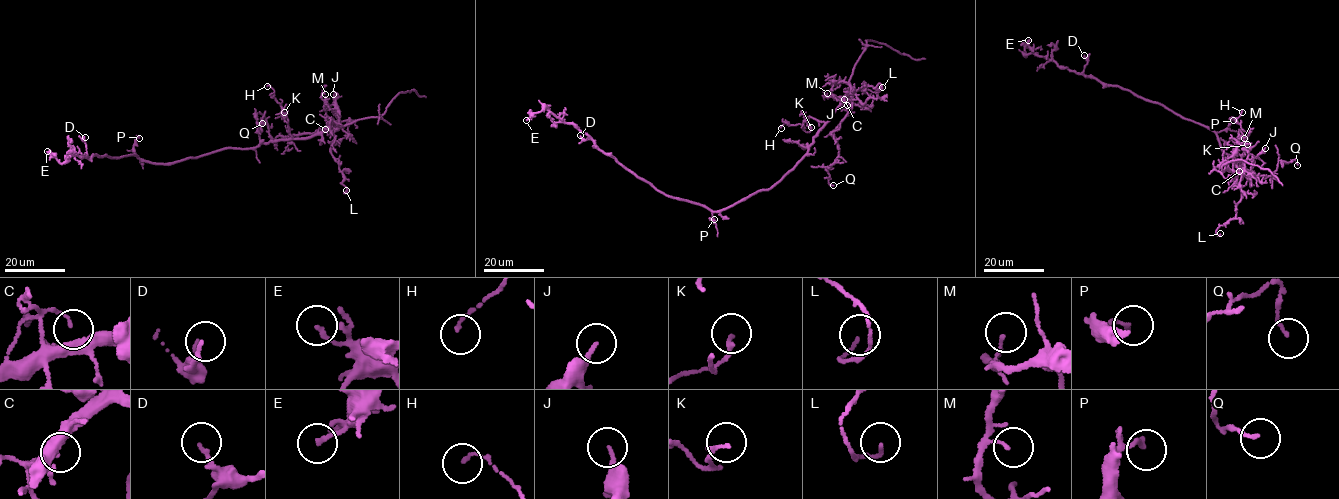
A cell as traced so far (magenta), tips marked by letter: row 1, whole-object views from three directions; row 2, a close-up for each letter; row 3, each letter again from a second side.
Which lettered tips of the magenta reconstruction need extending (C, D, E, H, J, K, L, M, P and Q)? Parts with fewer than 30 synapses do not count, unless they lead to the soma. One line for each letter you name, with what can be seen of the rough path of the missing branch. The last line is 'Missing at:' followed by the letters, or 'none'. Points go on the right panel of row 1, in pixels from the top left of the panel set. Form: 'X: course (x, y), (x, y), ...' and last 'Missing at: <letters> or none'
Missing at: none

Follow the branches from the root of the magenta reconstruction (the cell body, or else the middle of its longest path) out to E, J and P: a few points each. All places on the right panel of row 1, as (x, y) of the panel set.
E: (1231, 155), (1222, 151), (1212, 131), (1162, 105), (1062, 68), (1047, 58), (1032, 53), (1024, 55), (1028, 40)
J: (1231, 155), (1245, 163), (1238, 175), (1244, 169), (1248, 155), (1259, 159), (1258, 154), (1265, 148)
P: (1231, 155), (1222, 151), (1216, 135), (1233, 120)

